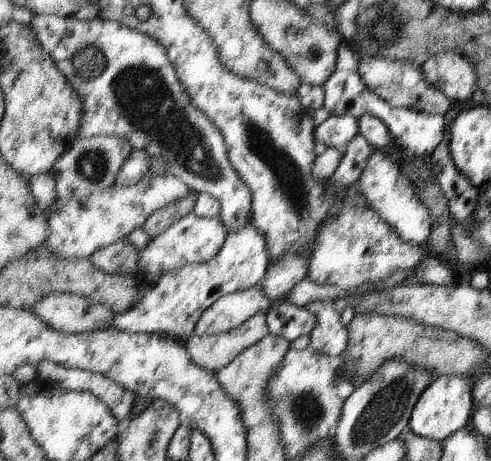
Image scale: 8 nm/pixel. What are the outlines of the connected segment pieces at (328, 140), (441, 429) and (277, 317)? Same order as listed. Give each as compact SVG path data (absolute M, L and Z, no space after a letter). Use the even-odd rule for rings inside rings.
M336 114L330 116L315 127L314 137L320 148L334 147L345 152L348 142L359 134L359 119L354 114Z
M438 375L430 386L419 396L414 410L411 412L409 428L418 436L442 442L447 436L466 427L472 414L473 388L466 378L456 375Z
M288 301L276 305L266 315L269 332L285 338L290 343L304 334L310 336L317 324L317 318L313 312Z

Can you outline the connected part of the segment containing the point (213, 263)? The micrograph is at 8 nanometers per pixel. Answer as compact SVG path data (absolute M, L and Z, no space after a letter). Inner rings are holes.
M249 220L242 231L229 232L223 248L212 259L203 263L188 263L155 278L139 276L139 299L128 310L113 315L112 326L127 333L160 333L186 344L195 335L195 328L203 312L215 300L262 282L269 266L266 238Z

